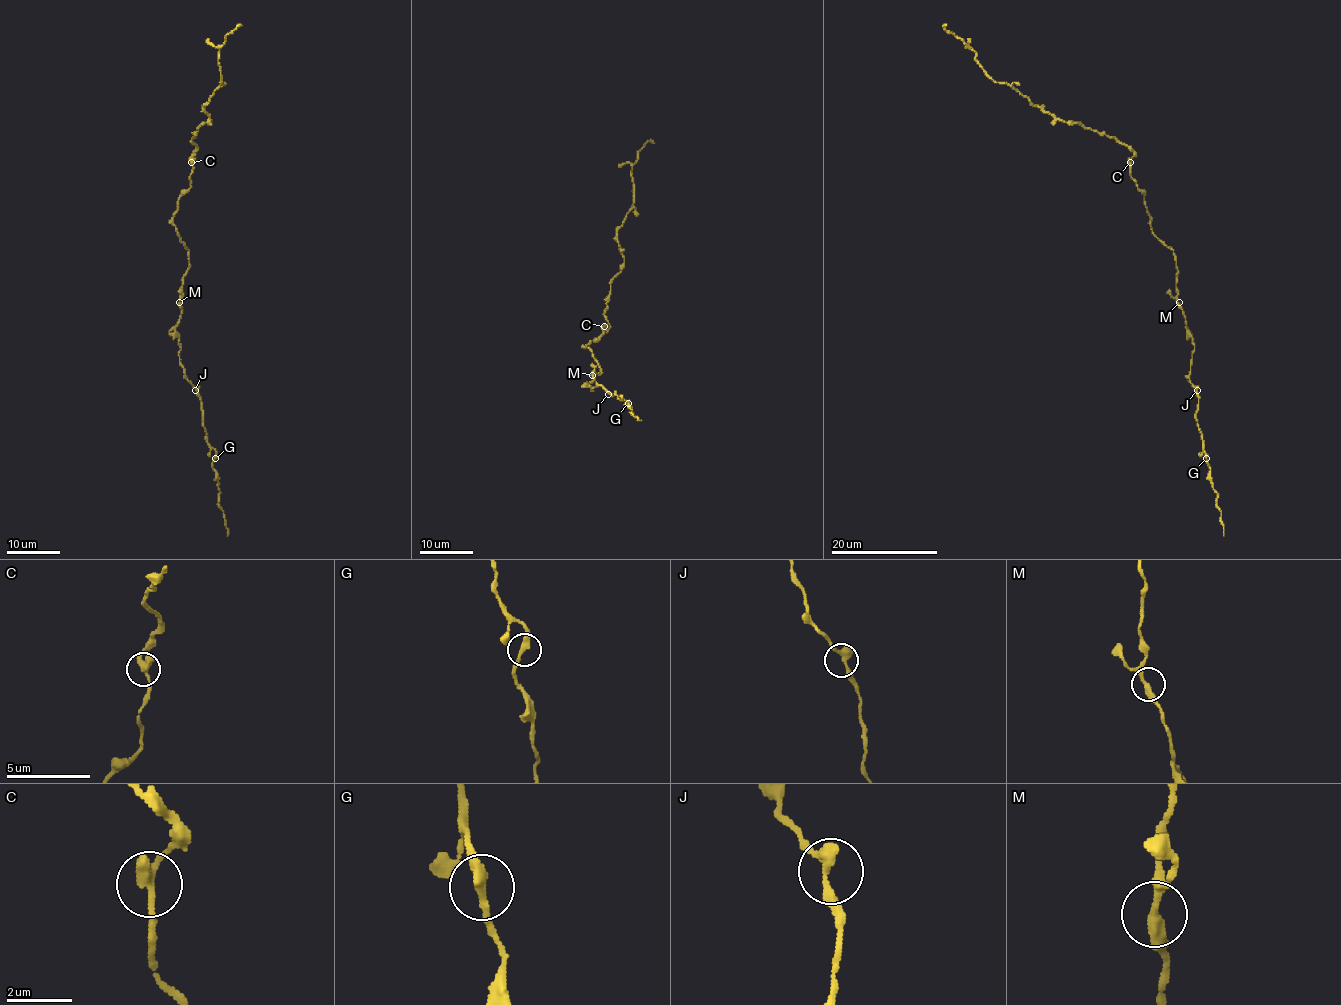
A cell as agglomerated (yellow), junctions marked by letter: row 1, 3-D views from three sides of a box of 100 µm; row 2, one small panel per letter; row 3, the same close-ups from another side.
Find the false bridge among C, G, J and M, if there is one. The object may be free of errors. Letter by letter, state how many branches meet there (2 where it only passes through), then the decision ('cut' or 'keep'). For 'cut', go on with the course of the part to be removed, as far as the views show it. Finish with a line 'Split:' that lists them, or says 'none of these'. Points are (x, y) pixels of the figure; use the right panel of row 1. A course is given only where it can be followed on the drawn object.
C: branches 2; keep
G: branches 2; keep
J: branches 2; keep
M: branches 2; keep
Split: none of these

